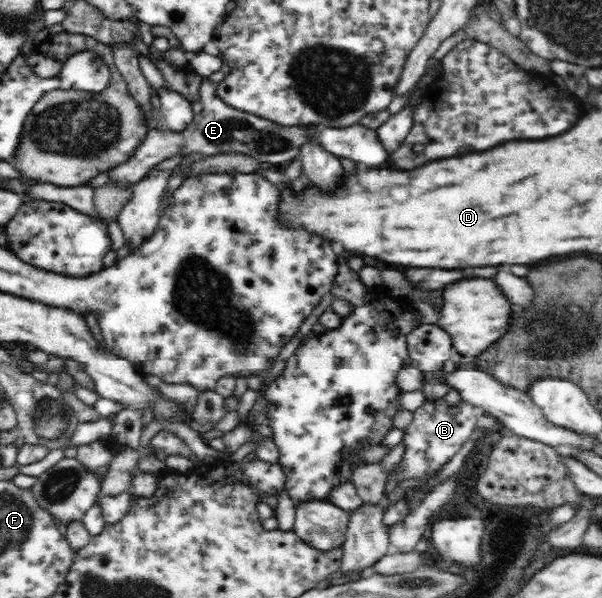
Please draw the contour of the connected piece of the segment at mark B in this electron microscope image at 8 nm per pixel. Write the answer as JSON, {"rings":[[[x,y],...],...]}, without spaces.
{"rings":[[[443,398],[427,400],[420,409],[412,412],[414,417],[411,424],[406,426],[402,440],[405,452],[402,456],[402,480],[422,477],[425,472],[439,470],[465,444],[469,438],[477,434],[477,417],[473,413],[473,405],[459,399],[458,404],[450,405]]]}

